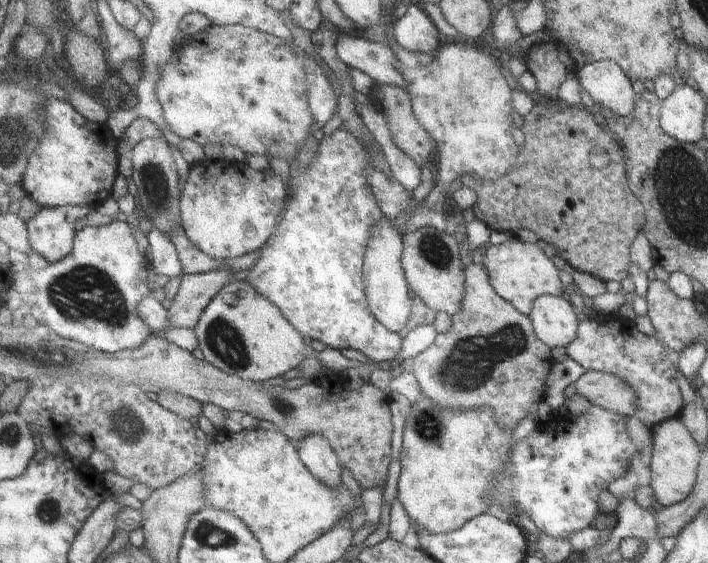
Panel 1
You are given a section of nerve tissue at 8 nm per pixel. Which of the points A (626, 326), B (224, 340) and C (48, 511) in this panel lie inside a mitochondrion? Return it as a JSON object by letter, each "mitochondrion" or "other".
{"A":"other","B":"mitochondrion","C":"mitochondrion"}

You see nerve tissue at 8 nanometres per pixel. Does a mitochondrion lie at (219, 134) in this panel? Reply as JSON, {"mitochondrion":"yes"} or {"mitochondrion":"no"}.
{"mitochondrion":"no"}

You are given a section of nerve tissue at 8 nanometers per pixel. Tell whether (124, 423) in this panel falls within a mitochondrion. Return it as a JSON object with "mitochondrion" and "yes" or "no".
{"mitochondrion":"yes"}

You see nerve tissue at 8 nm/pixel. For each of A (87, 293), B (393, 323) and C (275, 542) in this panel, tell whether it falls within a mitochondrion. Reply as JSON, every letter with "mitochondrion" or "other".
{"A":"mitochondrion","B":"other","C":"other"}

